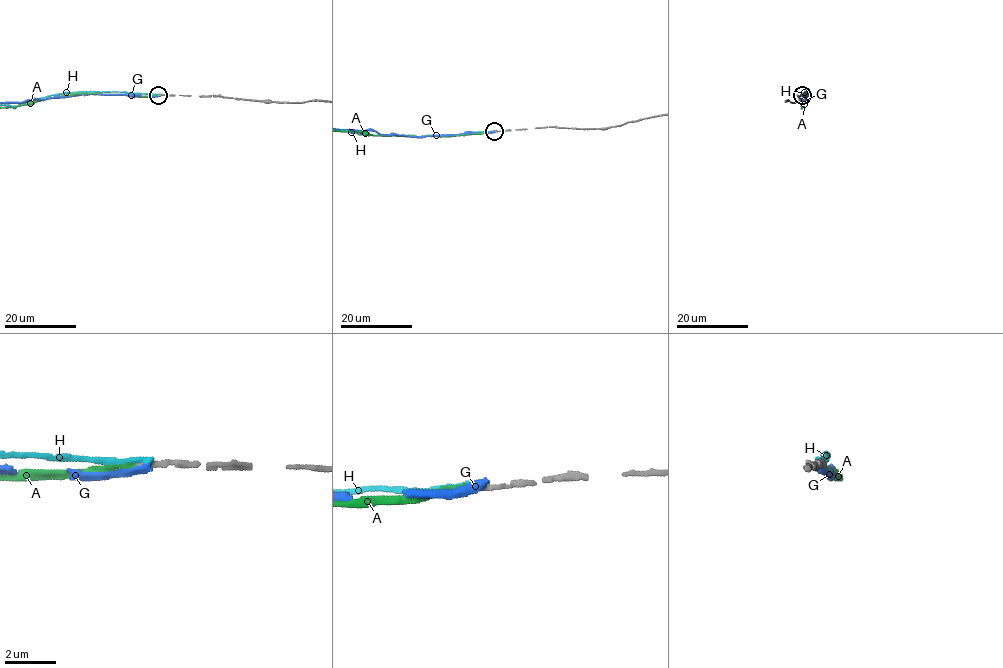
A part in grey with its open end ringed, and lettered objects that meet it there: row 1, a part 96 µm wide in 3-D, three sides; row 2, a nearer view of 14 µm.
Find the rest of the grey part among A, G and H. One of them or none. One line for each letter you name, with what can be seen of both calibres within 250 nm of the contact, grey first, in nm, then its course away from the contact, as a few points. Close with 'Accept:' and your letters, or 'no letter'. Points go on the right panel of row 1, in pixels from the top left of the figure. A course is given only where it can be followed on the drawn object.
A: 240/190 nm
Accept: A

